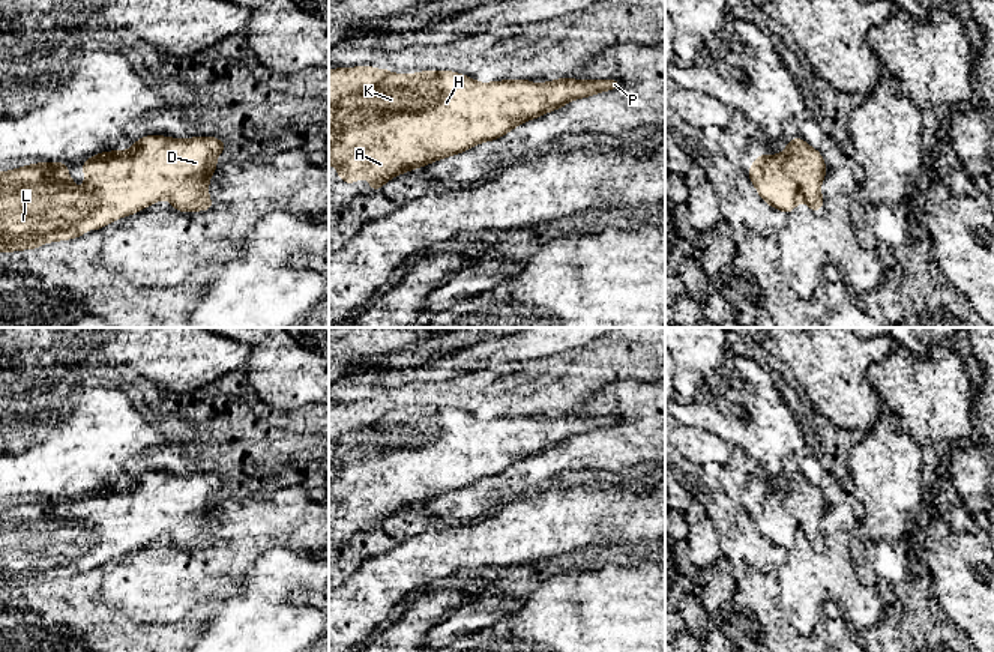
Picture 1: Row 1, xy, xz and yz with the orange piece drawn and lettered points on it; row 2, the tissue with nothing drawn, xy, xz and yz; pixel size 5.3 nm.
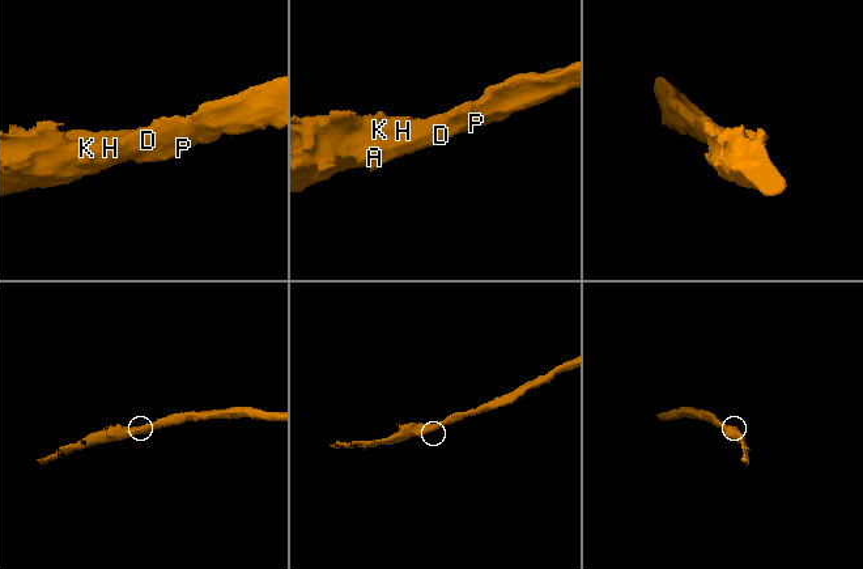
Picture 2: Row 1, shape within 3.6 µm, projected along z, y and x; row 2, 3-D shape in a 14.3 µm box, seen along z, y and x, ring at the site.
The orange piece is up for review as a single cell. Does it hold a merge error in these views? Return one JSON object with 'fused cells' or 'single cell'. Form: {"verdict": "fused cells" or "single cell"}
{"verdict": "single cell"}

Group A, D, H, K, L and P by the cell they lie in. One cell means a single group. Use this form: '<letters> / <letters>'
A D H K L P

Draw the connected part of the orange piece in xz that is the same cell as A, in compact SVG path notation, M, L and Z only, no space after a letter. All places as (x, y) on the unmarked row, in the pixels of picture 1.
M369 401L329 406L329 500L335 502L344 520L368 514L372 529L398 511L500 475L523 458L572 436L619 424L619 416L560 415L544 421L499 416L483 421L450 407L393 412L389 406L372 406Z

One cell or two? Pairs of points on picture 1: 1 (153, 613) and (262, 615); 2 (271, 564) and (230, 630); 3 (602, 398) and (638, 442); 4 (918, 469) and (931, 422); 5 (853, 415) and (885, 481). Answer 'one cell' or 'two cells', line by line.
1: two cells
2: one cell
3: one cell
4: two cells
5: two cells

